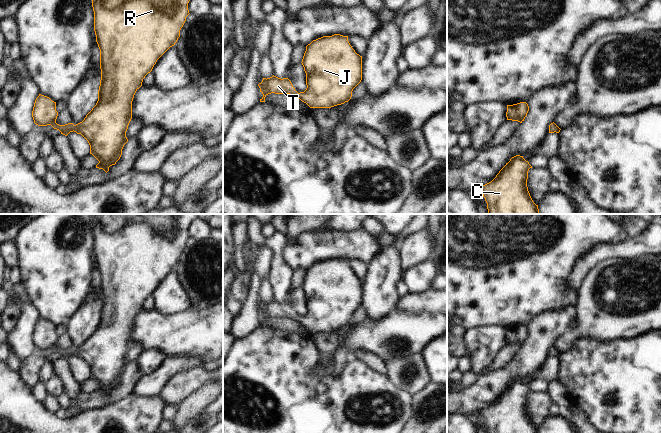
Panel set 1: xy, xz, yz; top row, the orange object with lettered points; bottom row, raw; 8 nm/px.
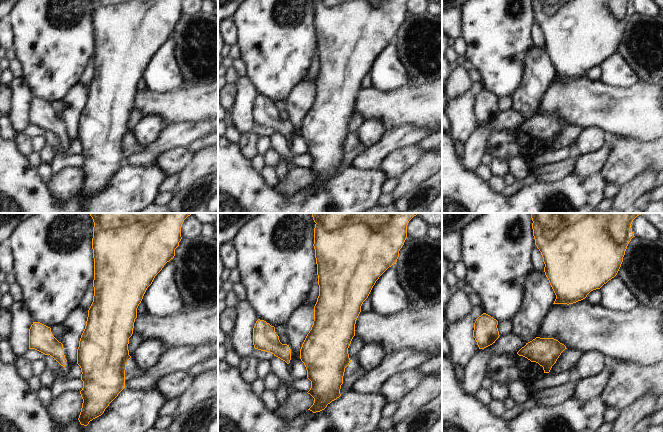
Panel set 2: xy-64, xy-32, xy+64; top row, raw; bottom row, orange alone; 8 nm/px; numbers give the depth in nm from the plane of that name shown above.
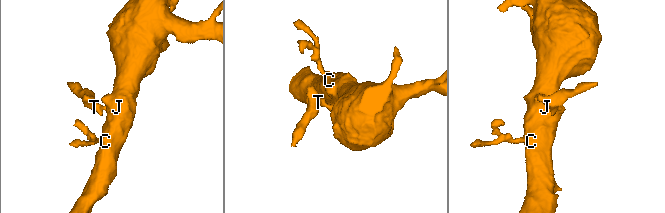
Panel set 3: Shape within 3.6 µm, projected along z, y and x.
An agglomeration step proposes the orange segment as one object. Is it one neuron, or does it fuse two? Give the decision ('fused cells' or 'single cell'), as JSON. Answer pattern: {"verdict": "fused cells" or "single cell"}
{"verdict": "single cell"}

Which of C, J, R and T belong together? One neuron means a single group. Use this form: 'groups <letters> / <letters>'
groups C J R T

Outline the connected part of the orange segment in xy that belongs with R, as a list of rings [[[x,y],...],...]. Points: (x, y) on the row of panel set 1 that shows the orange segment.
[[[92,0],[94,31],[100,49],[101,80],[98,101],[82,122],[76,125],[59,125],[56,123],[56,102],[39,94],[32,111],[34,123],[38,126],[51,125],[65,136],[73,131],[81,134],[90,145],[90,154],[99,161],[96,168],[107,173],[109,167],[120,159],[122,149],[128,142],[126,131],[132,119],[134,95],[157,60],[174,46],[180,37],[180,30],[190,14],[189,1]]]

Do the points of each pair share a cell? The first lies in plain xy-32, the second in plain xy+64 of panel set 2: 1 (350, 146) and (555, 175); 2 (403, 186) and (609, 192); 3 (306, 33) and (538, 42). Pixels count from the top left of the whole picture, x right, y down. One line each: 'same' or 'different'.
1: same
2: different
3: different

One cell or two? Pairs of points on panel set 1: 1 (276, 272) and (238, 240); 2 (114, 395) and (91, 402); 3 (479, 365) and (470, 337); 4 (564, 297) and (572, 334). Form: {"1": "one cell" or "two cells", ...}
{"1": "two cells", "2": "one cell", "3": "one cell", "4": "two cells"}

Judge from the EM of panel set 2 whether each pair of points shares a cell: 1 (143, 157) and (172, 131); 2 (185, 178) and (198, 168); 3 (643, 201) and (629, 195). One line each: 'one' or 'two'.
1: one
2: one
3: two

